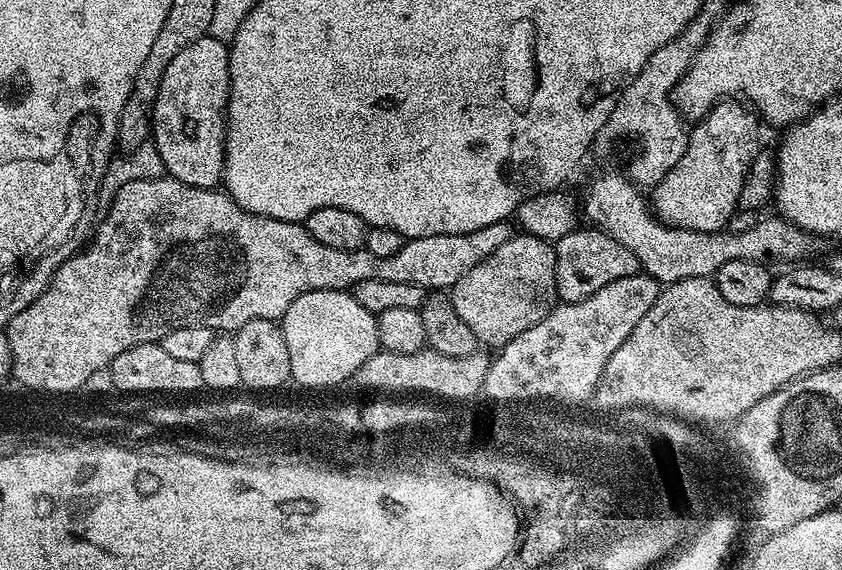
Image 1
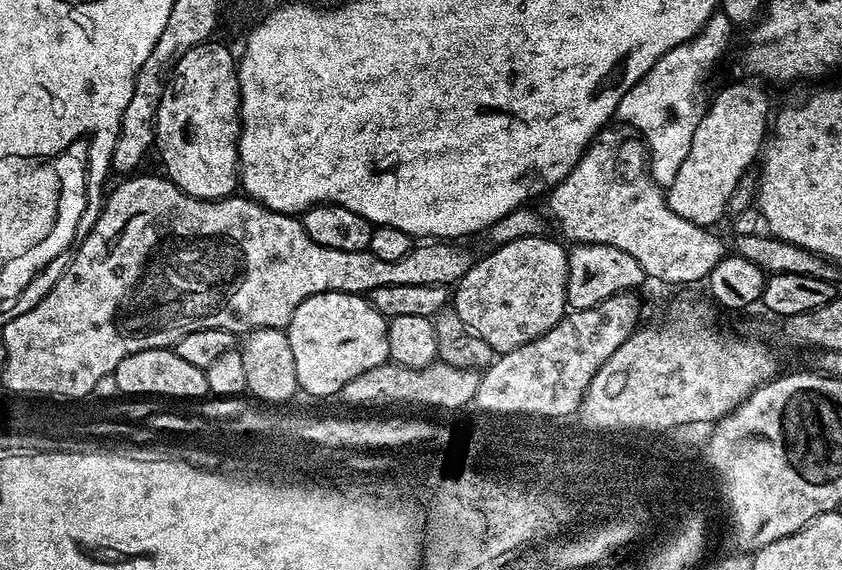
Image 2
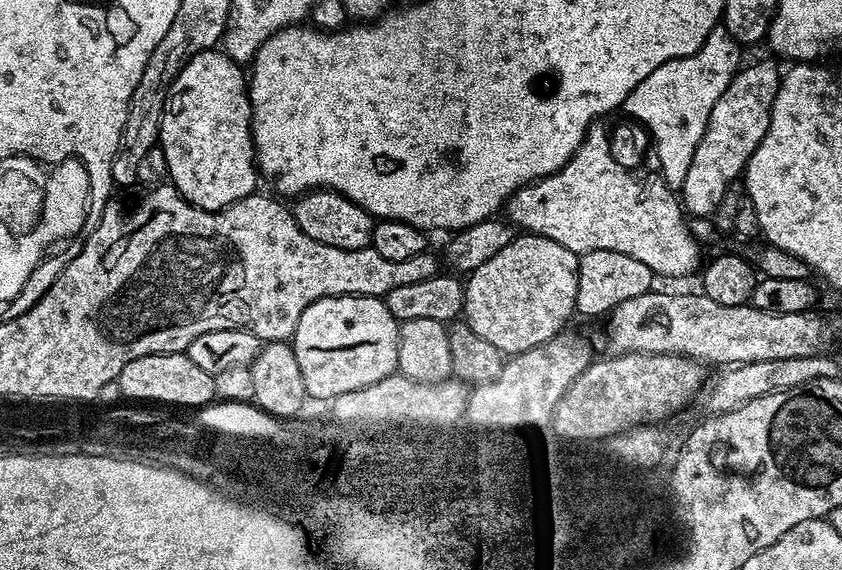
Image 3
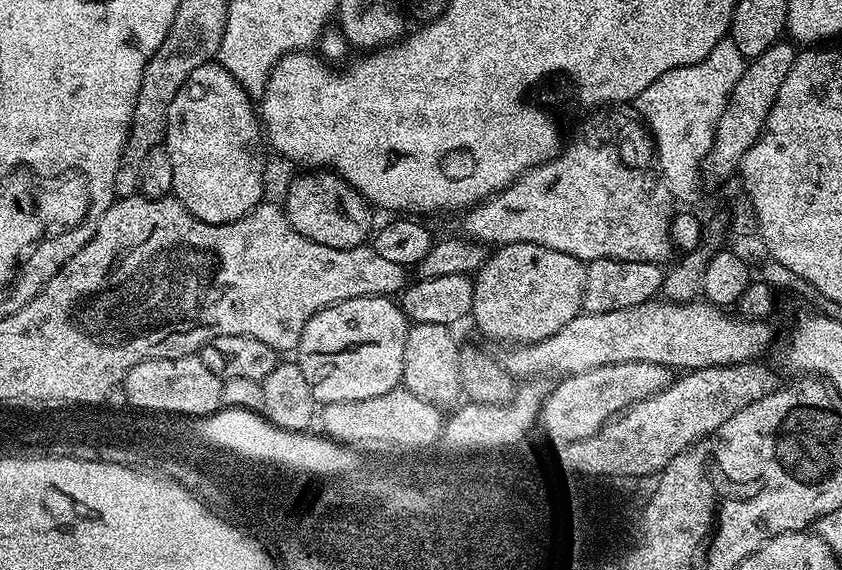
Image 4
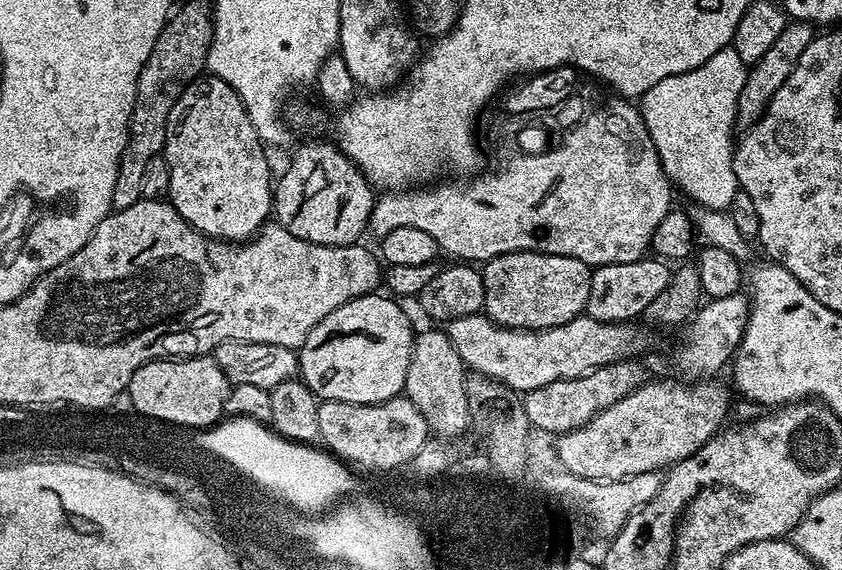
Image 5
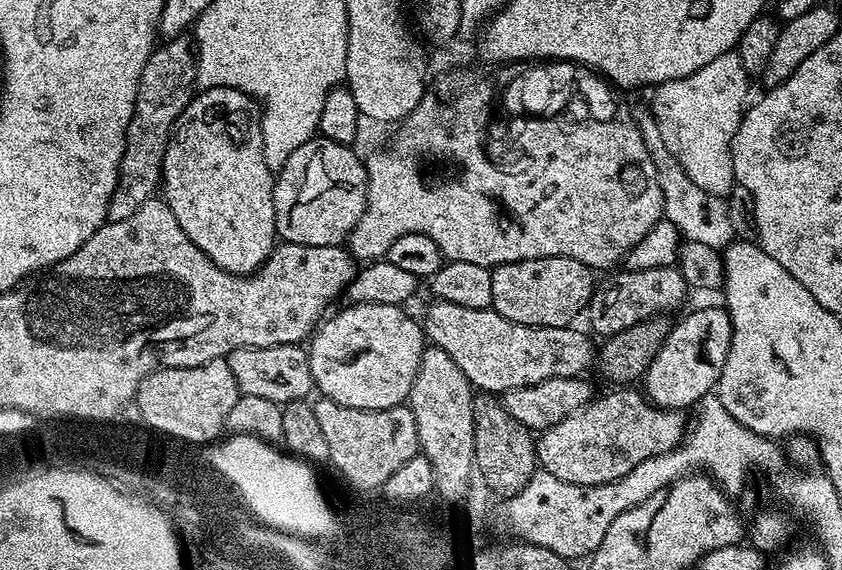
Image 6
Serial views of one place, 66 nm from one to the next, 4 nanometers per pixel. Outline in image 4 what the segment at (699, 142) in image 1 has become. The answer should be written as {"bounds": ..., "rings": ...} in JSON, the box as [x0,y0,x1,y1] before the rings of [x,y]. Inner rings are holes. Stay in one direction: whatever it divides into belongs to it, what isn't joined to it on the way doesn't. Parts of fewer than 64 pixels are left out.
{"bounds":[706,42,797,180],"rings":[[[777,42],[770,46],[770,50],[751,57],[745,63],[742,78],[738,78],[734,90],[729,94],[706,161],[707,175],[709,172],[714,179],[724,180],[731,172],[733,175],[739,169],[746,150],[750,150],[750,146],[754,146],[754,142],[760,139],[764,123],[768,121],[768,115],[774,106],[774,98],[778,98],[778,90],[782,82],[786,82],[786,74],[790,74],[790,66],[794,66],[796,61],[797,45],[784,43]]]}

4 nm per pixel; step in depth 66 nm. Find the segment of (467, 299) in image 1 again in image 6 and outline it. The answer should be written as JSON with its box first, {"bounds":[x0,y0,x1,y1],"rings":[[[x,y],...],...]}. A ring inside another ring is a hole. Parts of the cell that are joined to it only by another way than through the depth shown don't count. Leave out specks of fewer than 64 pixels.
{"bounds":[492,256,594,328],"rings":[[[547,256],[522,262],[497,264],[492,268],[494,294],[492,307],[502,318],[526,326],[543,326],[544,328],[566,328],[582,313],[592,300],[594,287],[593,269],[574,258]]]}

